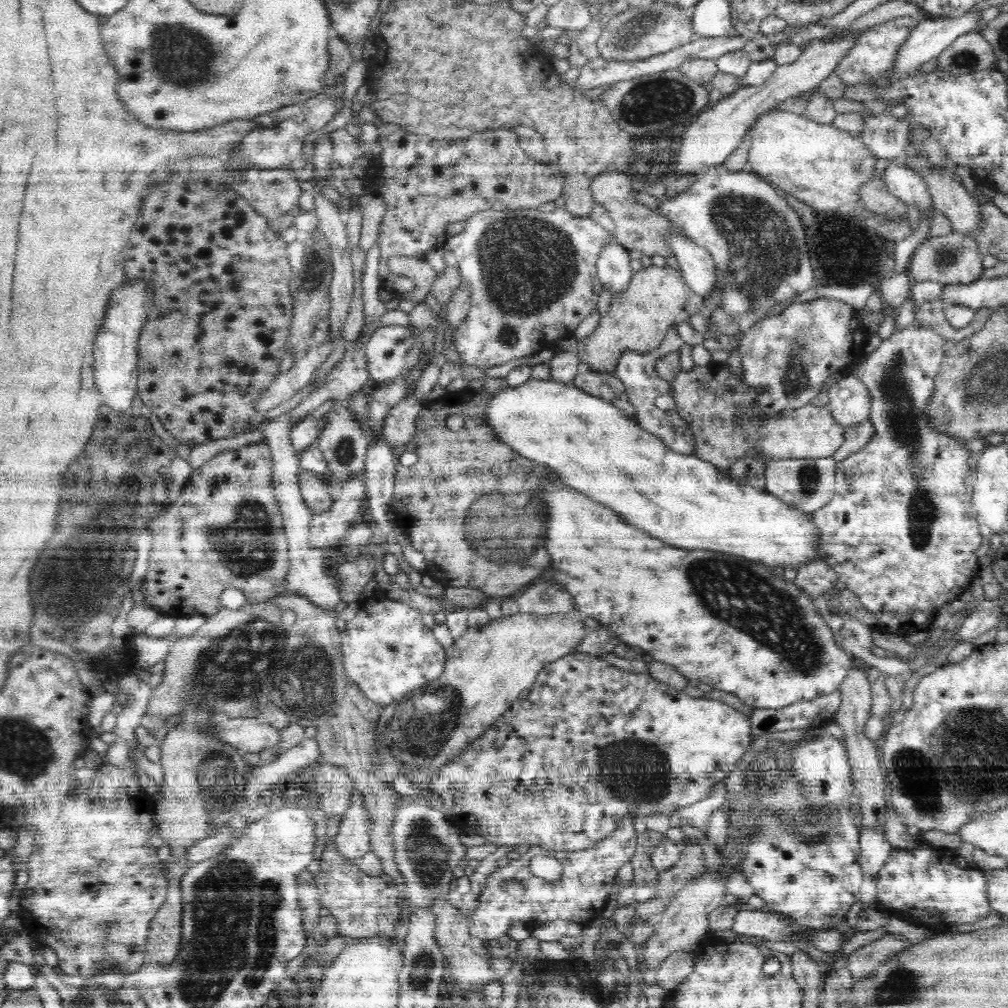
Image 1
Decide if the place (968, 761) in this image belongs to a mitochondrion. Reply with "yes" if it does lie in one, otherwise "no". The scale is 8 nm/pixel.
yes

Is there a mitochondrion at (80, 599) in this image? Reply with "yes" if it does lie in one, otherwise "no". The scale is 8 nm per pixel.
yes

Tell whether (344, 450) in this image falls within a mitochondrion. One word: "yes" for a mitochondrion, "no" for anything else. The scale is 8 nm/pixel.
yes

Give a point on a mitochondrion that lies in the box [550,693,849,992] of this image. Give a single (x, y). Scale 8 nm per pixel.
(637, 771)

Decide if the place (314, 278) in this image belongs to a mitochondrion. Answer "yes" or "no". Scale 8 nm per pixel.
yes

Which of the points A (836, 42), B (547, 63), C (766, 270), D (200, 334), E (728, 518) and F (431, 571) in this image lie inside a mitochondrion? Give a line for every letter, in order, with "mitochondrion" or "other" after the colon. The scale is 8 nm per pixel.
A: other
B: other
C: mitochondrion
D: other
E: other
F: other

